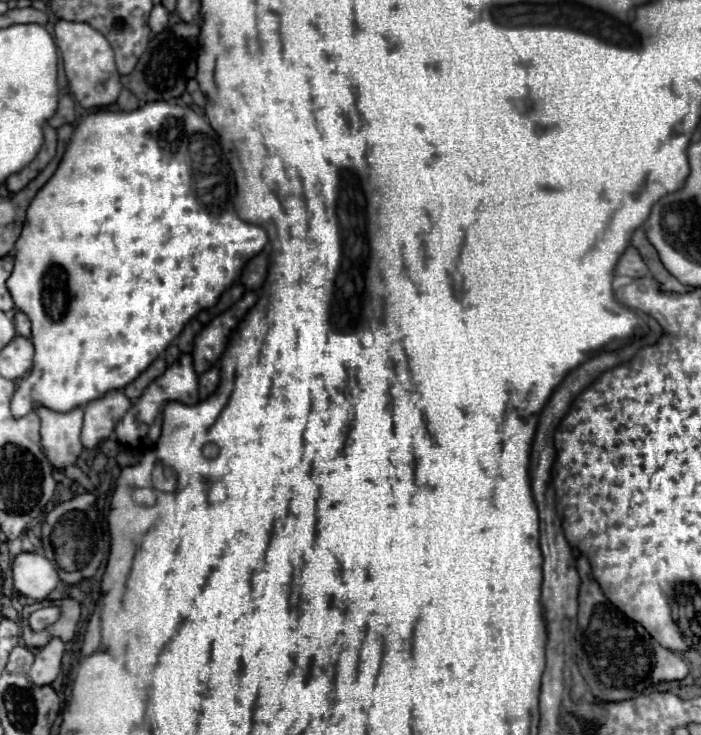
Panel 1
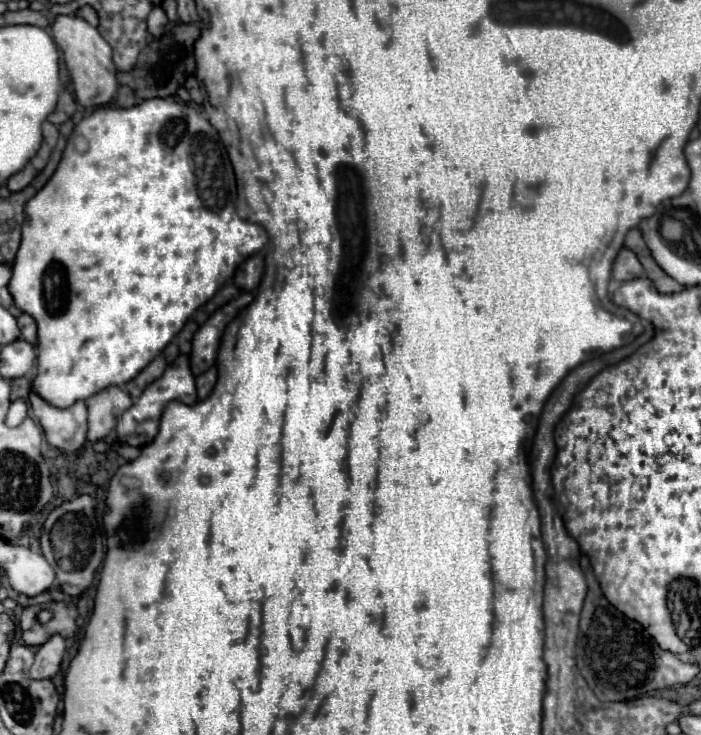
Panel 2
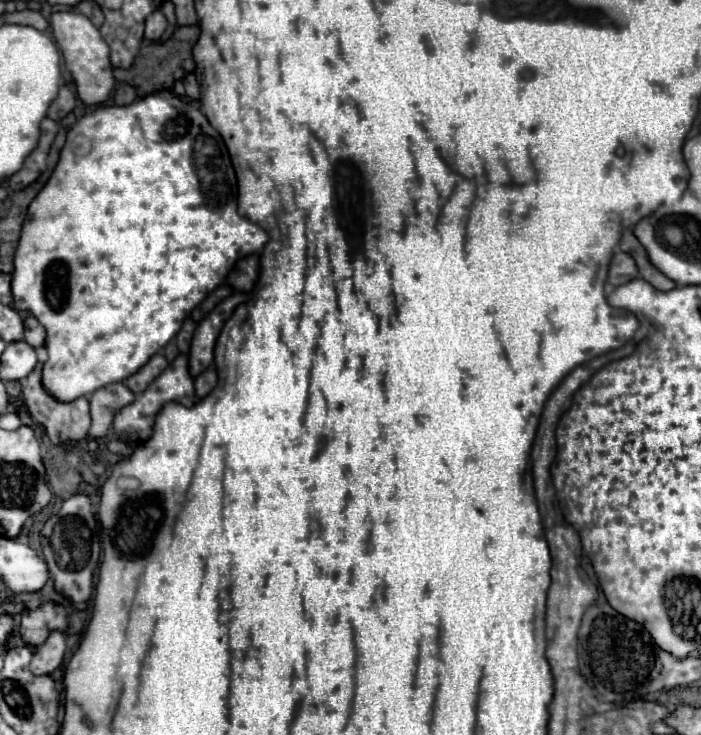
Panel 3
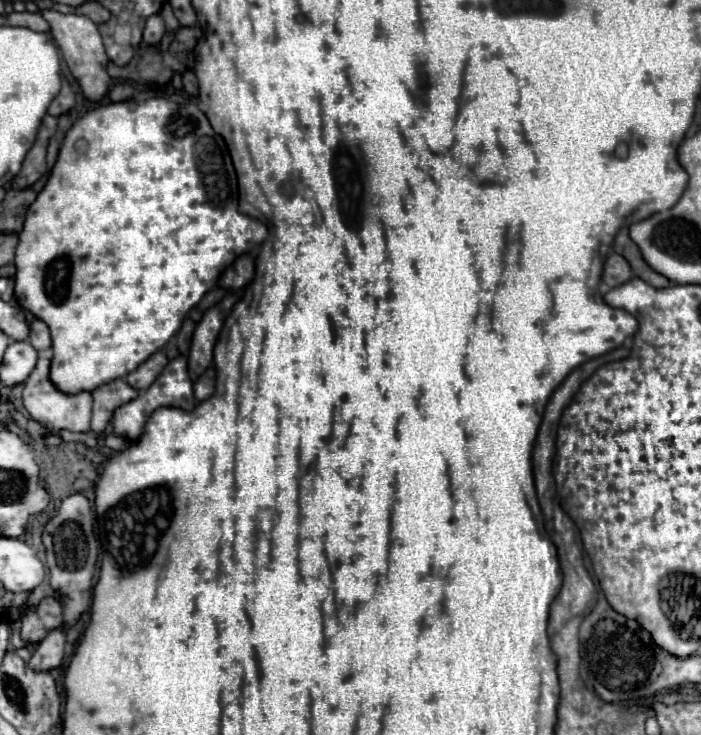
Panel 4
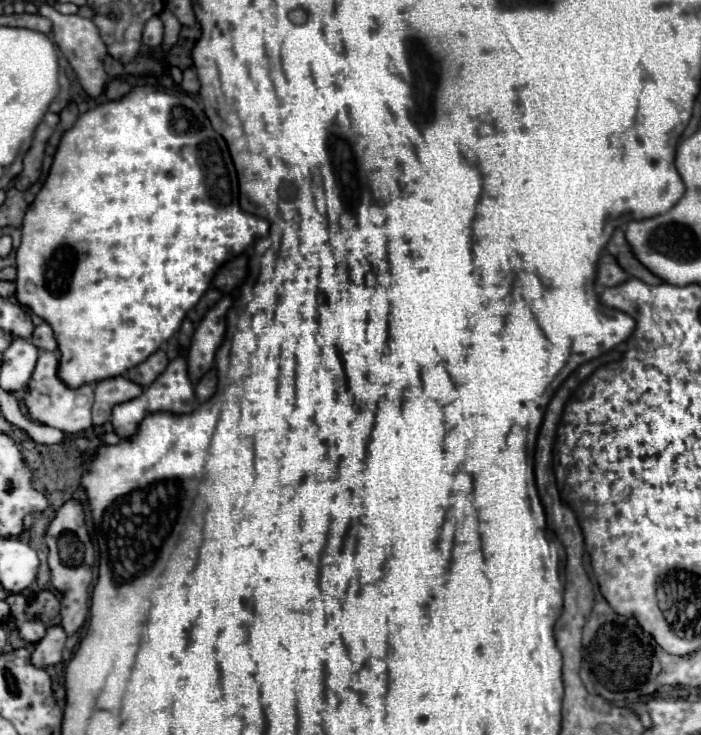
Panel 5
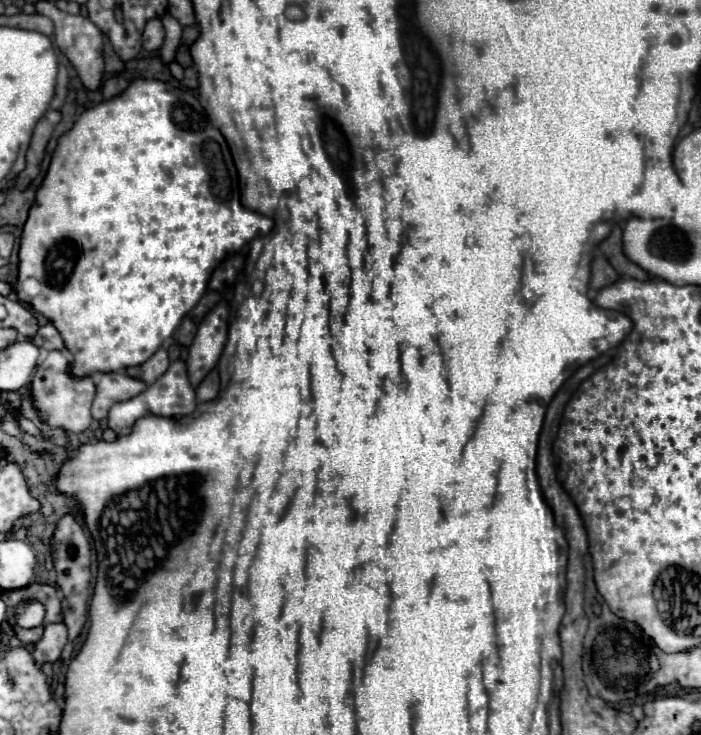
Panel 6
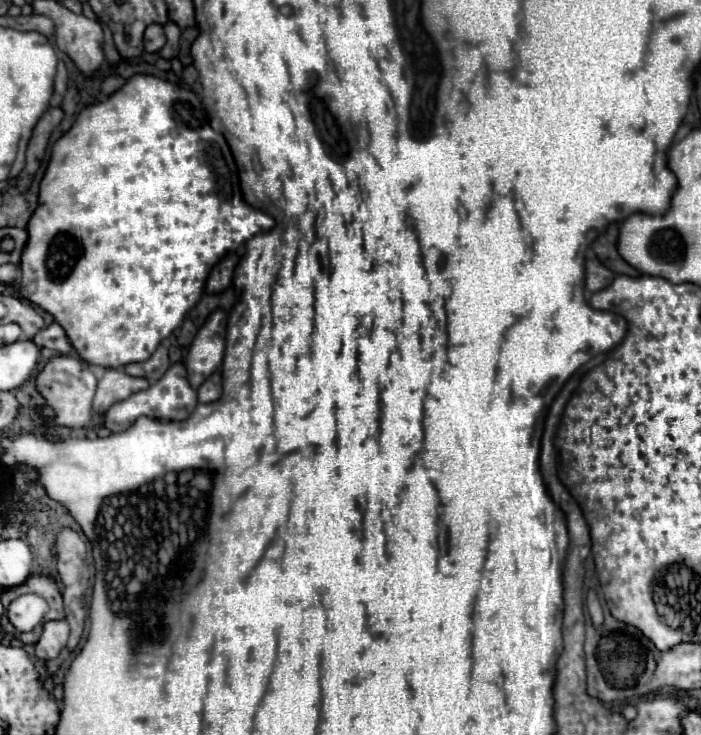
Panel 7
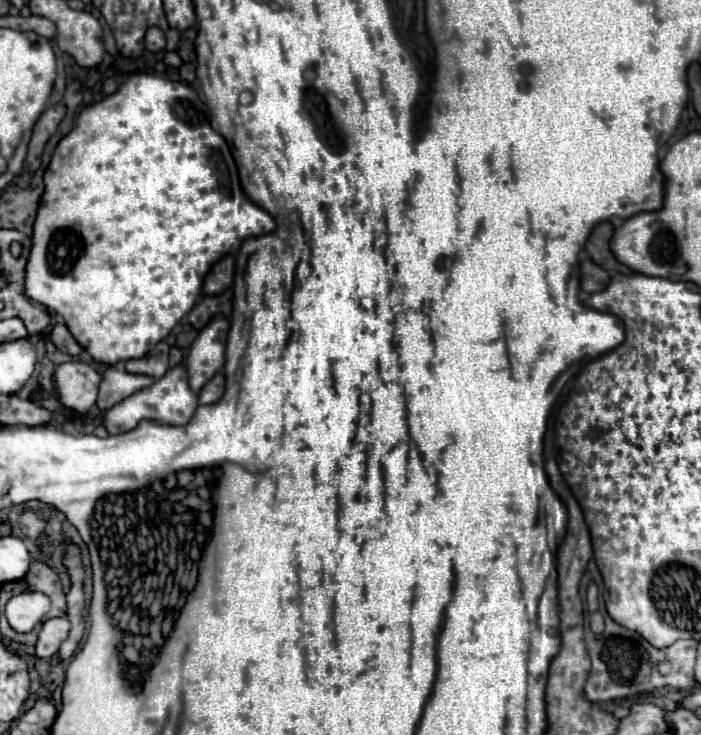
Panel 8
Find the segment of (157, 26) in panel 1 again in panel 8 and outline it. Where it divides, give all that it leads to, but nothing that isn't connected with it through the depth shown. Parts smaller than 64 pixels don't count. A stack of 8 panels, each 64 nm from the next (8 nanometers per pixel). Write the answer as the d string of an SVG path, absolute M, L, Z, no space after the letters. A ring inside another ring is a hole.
M156 26L148 28L144 42L146 42L146 50L150 50L150 52L160 52L160 50L166 46L164 32L162 32L160 28L156 28Z

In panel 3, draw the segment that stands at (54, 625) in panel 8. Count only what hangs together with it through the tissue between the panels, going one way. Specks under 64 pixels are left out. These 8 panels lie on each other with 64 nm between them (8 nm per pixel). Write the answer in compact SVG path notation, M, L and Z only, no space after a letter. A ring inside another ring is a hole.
M52 632L48 636L48 640L36 648L30 670L34 676L44 676L44 674L52 674L64 658L64 650L66 650L66 638L62 632Z

